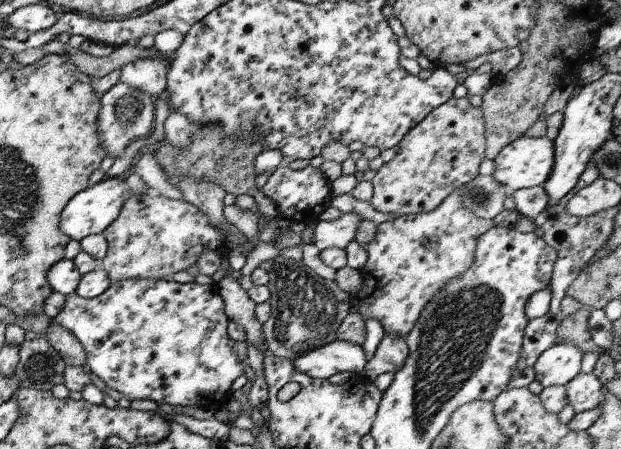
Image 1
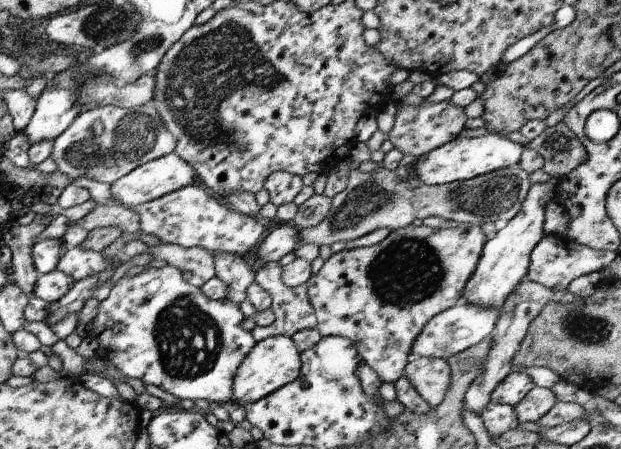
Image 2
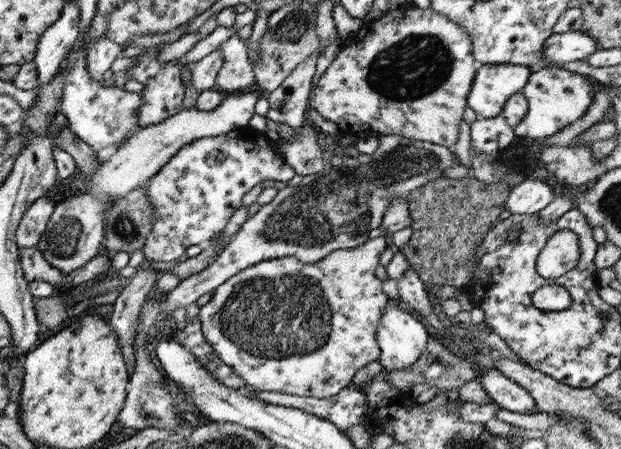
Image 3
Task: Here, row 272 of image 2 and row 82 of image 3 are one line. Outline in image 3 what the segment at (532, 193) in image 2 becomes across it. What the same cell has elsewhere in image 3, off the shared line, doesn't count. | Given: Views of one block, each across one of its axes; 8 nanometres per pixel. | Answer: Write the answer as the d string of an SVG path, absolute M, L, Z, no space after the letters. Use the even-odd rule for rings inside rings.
M483 64L477 65L470 91L466 96L466 108L470 108L477 118L491 118L500 114L503 103L521 91L531 74L530 67L519 64Z

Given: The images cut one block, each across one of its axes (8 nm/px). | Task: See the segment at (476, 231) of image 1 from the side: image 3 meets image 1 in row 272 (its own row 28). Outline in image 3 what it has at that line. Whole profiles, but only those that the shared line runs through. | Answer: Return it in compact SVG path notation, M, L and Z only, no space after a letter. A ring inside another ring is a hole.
M406 8L404 10L389 9L386 14L378 19L373 19L364 23L357 32L341 45L340 51L331 60L325 71L320 75L317 84L310 88L308 92L308 104L310 107L327 120L330 120L337 126L340 135L348 133L356 139L371 134L395 134L403 136L403 139L411 139L415 141L427 142L433 145L442 145L451 148L457 141L457 132L459 130L459 122L462 120L462 114L466 109L466 96L470 91L470 86L475 76L477 63L472 57L471 41L469 35L458 24L451 22L447 17L429 8L417 9Z

